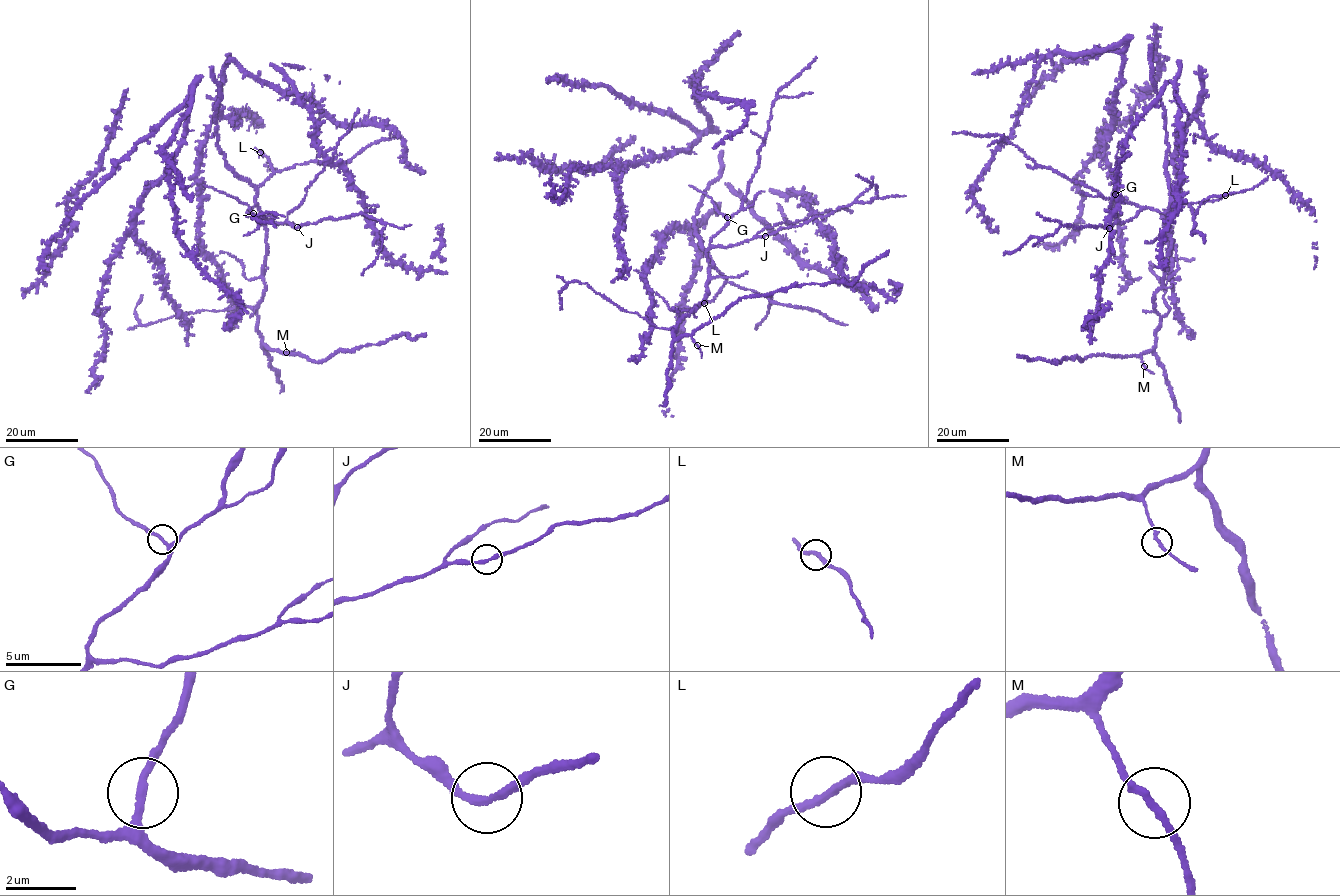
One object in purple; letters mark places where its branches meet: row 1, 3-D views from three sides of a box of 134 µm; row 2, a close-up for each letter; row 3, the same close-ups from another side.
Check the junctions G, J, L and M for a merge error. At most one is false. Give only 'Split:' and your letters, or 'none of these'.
Split: none of these

